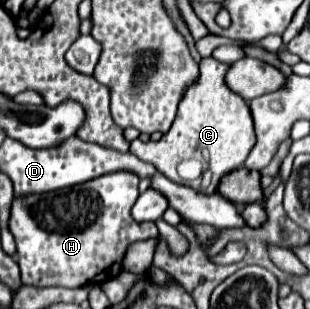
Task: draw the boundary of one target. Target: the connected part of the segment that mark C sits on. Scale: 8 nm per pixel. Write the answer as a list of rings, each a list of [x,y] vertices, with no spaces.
[[[213,57],[201,59],[199,77],[185,89],[171,131],[159,141],[143,143],[141,139],[135,139],[131,141],[129,151],[141,161],[155,165],[155,169],[173,183],[193,187],[195,191],[207,195],[217,193],[221,179],[243,167],[257,141],[253,131],[253,115],[247,101],[233,93],[225,83],[229,67],[229,63],[219,63]]]

